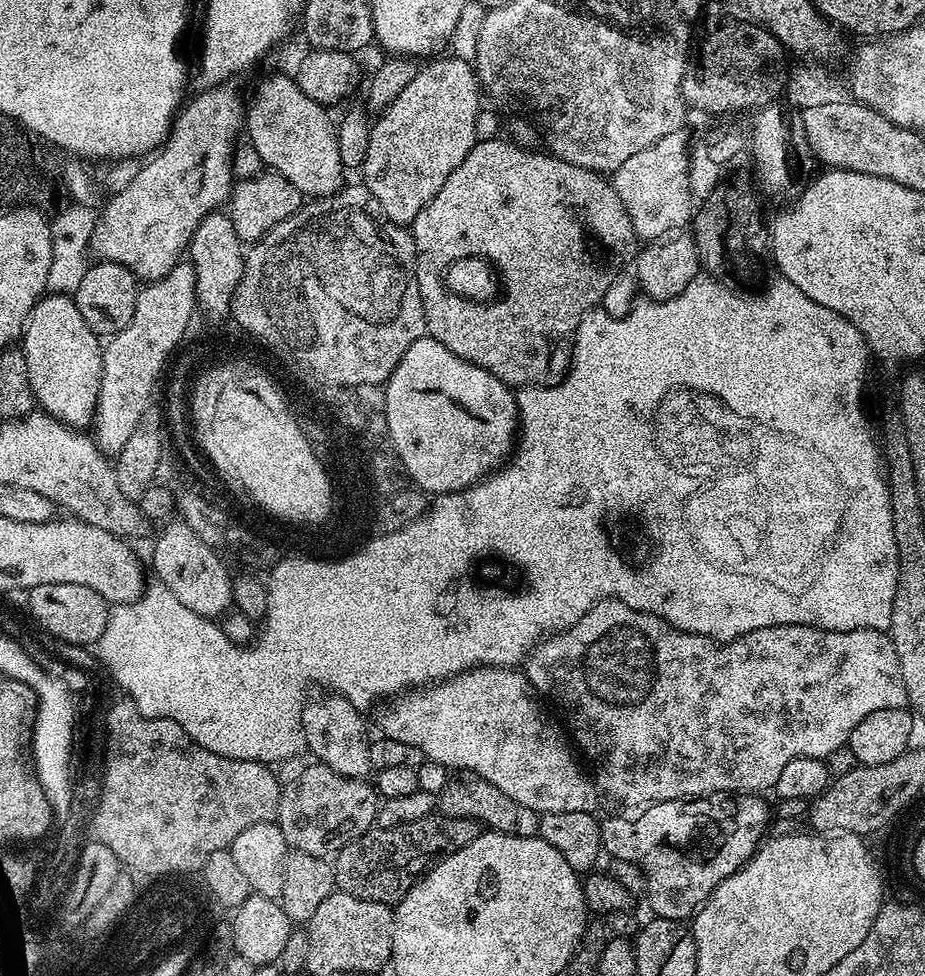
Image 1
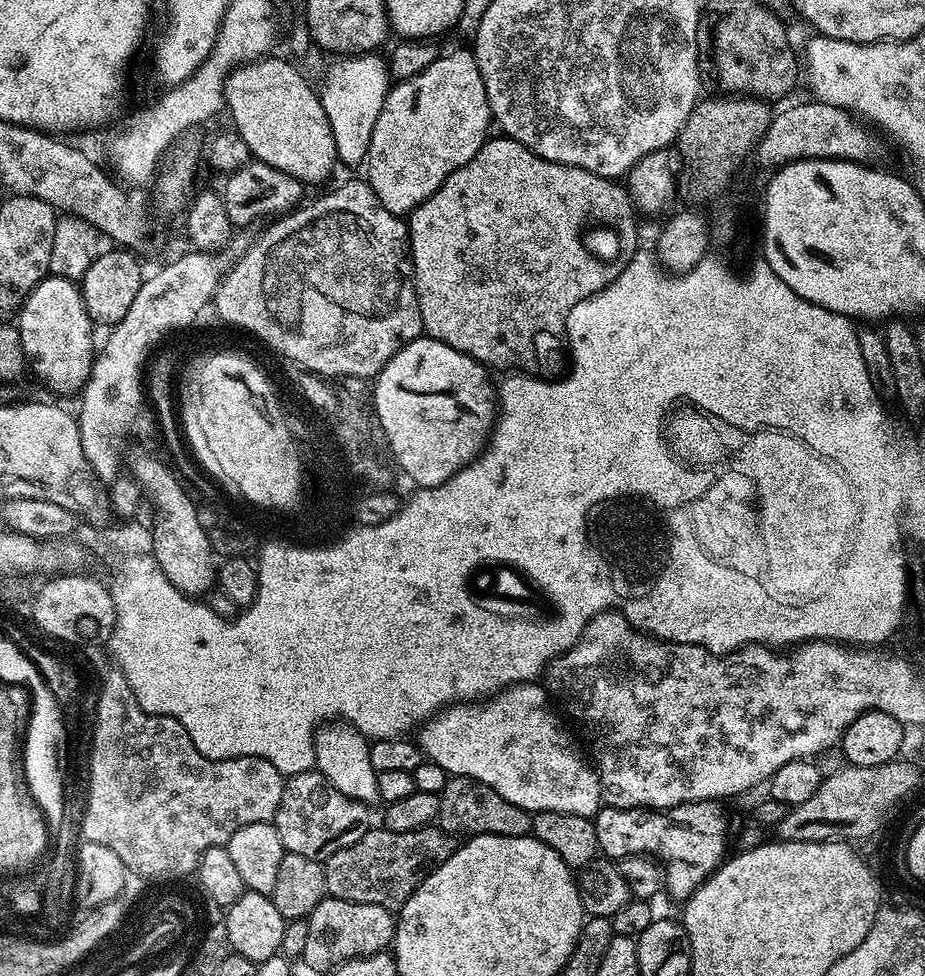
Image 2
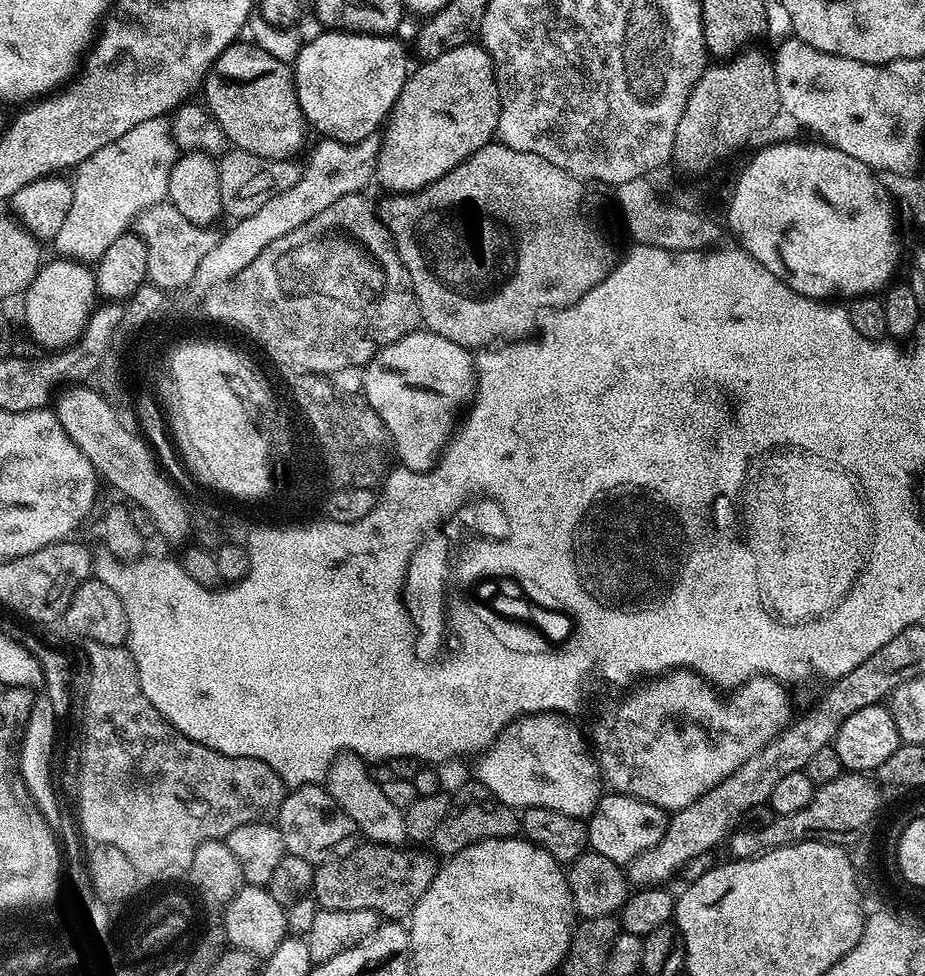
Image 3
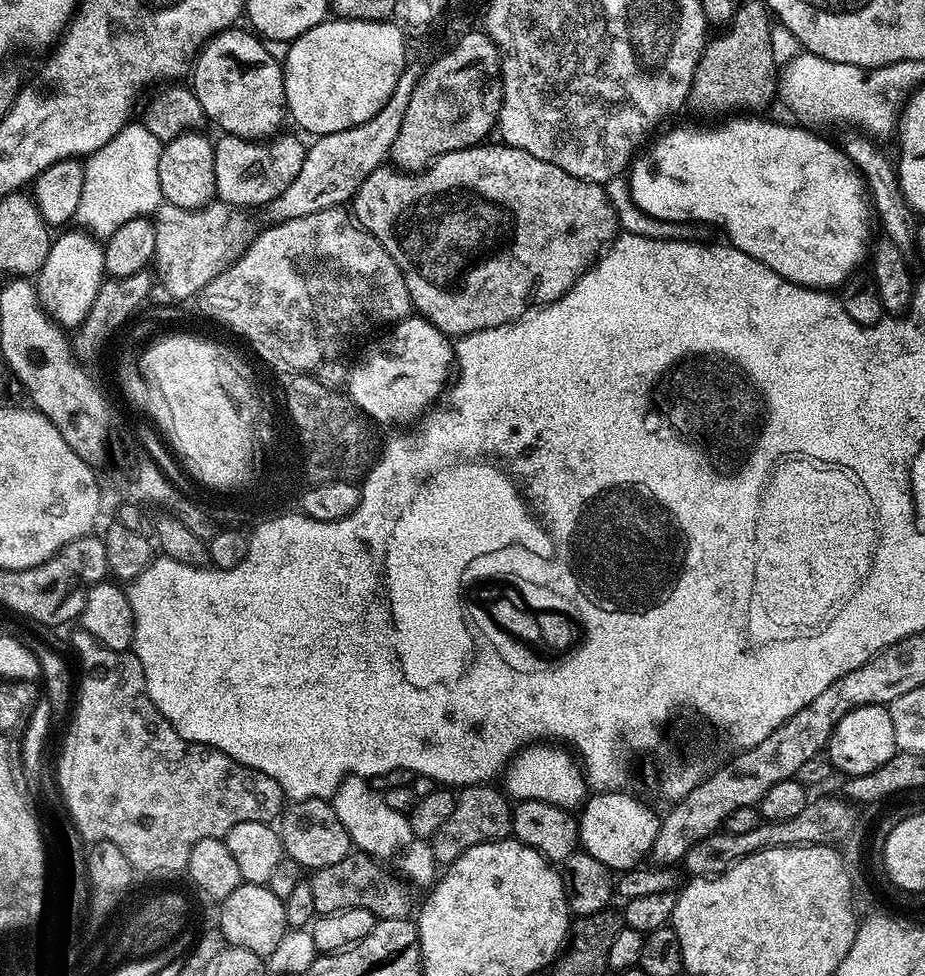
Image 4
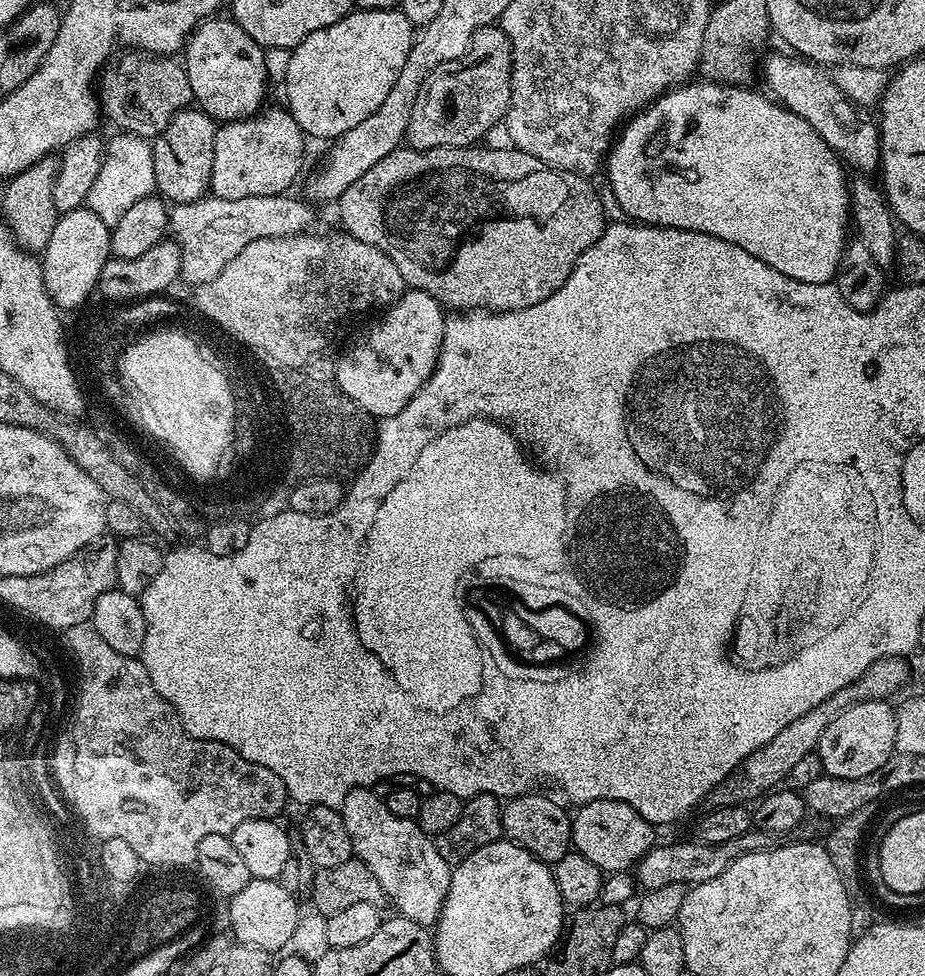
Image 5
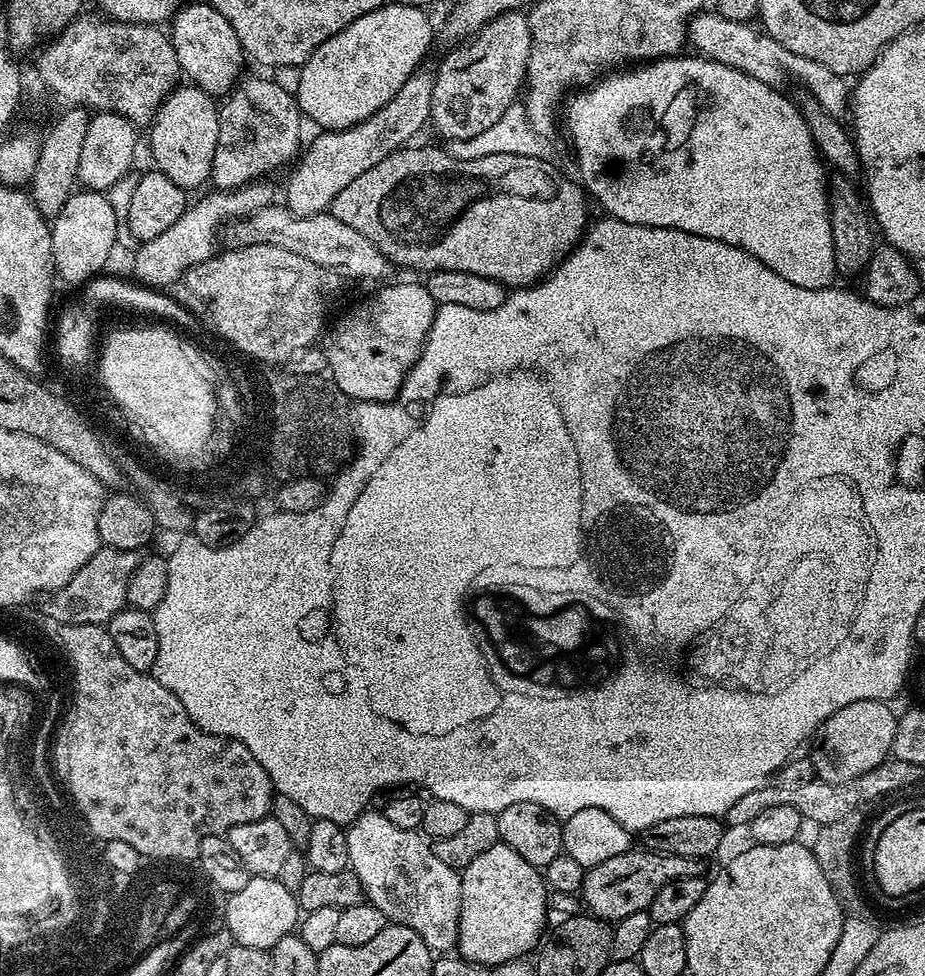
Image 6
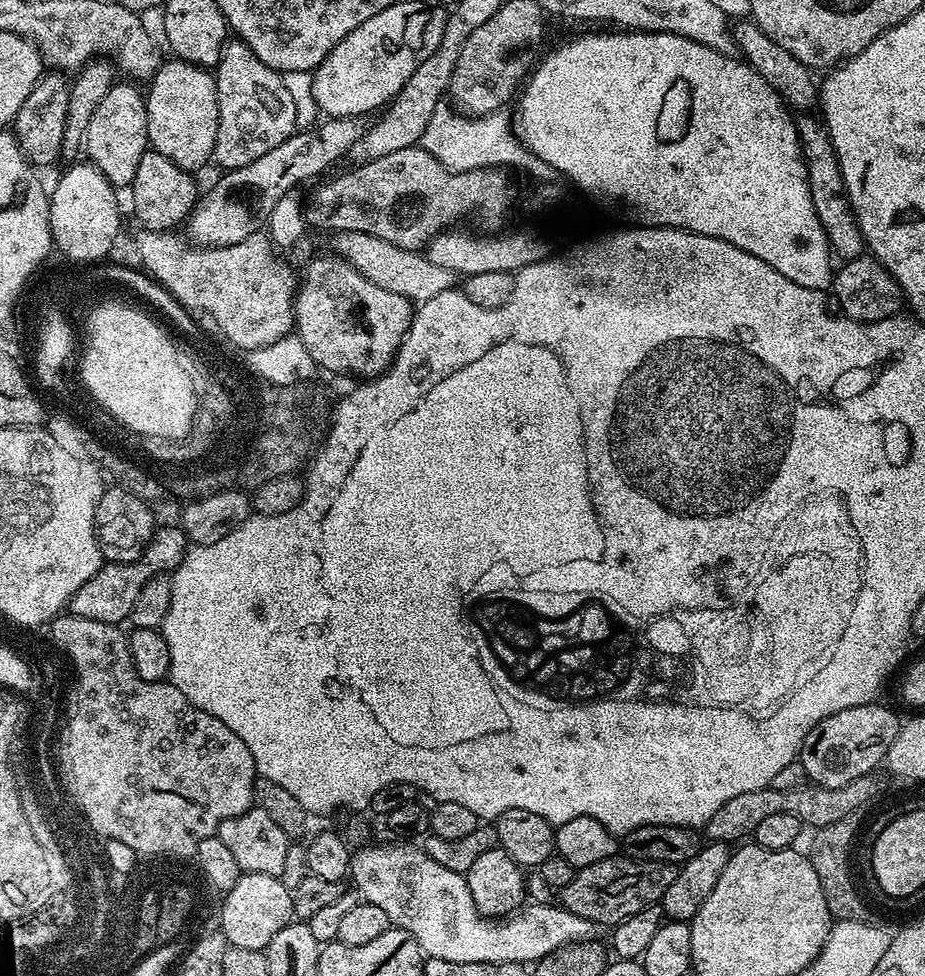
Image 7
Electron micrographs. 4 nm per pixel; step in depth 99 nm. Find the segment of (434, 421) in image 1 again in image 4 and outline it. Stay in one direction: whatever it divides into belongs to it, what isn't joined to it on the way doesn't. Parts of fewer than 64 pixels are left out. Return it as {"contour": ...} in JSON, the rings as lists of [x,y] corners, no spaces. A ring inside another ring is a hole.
{"contour":[[[407,316],[372,342],[346,387],[359,408],[376,412],[383,419],[408,420],[415,412],[427,413],[435,400],[445,395],[454,372],[454,344],[423,316]]]}

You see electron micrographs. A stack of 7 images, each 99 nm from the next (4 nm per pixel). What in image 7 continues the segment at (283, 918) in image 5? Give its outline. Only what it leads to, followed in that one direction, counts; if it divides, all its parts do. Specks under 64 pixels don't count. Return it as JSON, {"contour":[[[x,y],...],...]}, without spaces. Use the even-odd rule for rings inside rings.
{"contour":[[[245,872],[234,882],[233,889],[226,894],[223,920],[229,945],[242,950],[259,952],[267,949],[270,938],[278,934],[287,924],[293,923],[292,890],[287,889],[279,876]]]}

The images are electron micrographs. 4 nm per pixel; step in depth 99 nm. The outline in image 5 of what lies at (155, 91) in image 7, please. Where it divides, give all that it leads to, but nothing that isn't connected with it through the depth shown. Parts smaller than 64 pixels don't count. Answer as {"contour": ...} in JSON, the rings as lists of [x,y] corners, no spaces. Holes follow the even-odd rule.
{"contour":[[[189,106],[173,115],[160,136],[151,141],[156,192],[172,204],[201,199],[209,191],[214,170],[214,138],[218,124],[199,107]]]}

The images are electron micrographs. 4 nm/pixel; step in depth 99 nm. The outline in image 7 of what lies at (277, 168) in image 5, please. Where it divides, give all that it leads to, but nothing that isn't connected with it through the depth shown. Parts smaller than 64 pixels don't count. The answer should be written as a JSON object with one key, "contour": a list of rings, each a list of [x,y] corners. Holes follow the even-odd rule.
{"contour":[[[235,38],[229,39],[220,55],[220,62],[214,69],[214,75],[218,94],[218,138],[214,142],[212,155],[215,163],[221,164],[221,169],[250,166],[250,162],[262,158],[262,154],[270,154],[274,146],[282,146],[282,142],[286,142],[286,138],[297,131],[294,98],[290,90],[286,90],[283,75],[266,66],[266,62],[262,62],[262,58],[258,58],[258,54],[250,50],[250,46]]]}

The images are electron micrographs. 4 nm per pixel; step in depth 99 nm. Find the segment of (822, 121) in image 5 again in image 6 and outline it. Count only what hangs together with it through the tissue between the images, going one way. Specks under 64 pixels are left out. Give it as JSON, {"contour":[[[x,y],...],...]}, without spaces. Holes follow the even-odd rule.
{"contour":[[[701,10],[692,17],[688,24],[687,43],[692,44],[697,53],[705,60],[717,60],[722,66],[730,66],[735,72],[750,74],[752,80],[766,82],[770,86],[780,86],[784,80],[784,72],[789,72],[803,91],[818,100],[826,112],[840,118],[850,108],[850,84],[834,70],[822,66],[822,62],[814,62],[810,58],[802,58],[802,54],[794,54],[794,50],[786,50],[782,42],[773,36],[756,33],[757,25],[746,20],[728,20],[715,10]]]}

